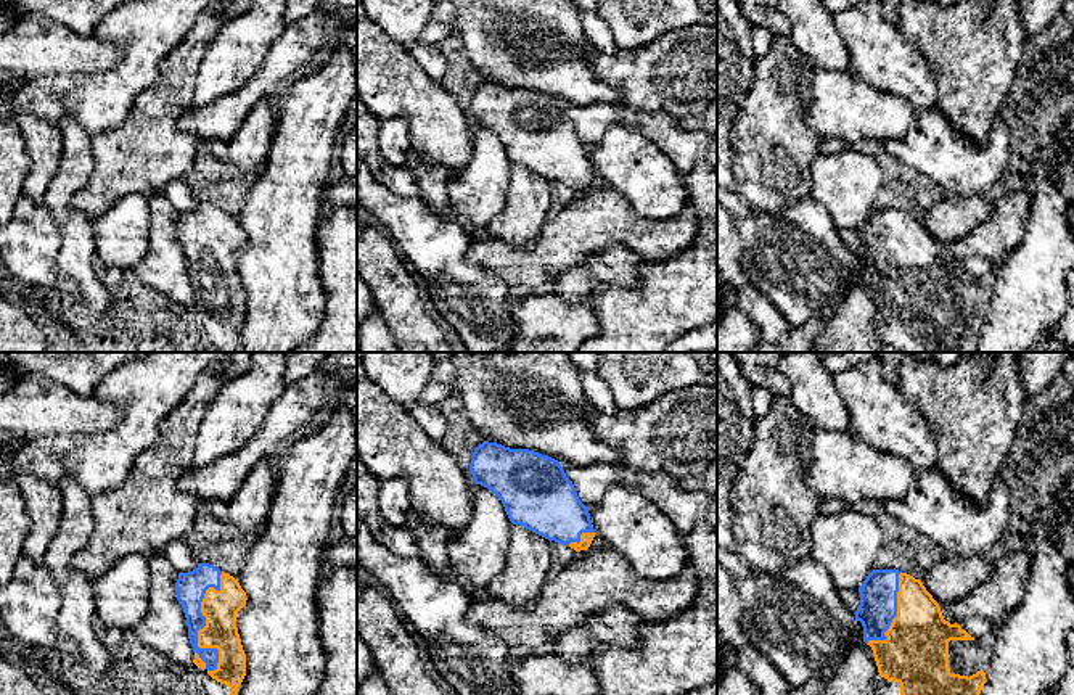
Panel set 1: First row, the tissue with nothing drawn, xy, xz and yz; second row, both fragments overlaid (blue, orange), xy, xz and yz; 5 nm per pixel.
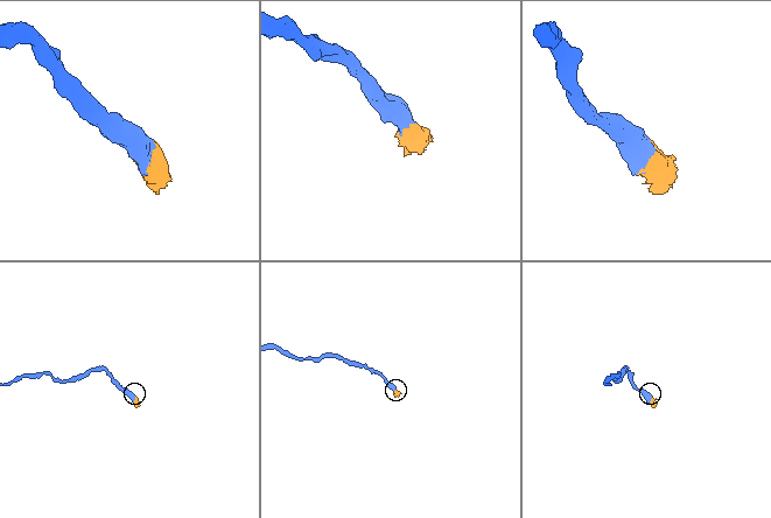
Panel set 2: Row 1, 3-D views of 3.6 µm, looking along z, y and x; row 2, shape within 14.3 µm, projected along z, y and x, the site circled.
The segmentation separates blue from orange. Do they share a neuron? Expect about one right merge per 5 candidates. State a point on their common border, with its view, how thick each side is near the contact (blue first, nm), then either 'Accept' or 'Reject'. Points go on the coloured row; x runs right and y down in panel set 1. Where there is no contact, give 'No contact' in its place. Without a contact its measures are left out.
Touches blue at xy (203, 626). Thickness 150 nm (blue) against 170 nm. Accept

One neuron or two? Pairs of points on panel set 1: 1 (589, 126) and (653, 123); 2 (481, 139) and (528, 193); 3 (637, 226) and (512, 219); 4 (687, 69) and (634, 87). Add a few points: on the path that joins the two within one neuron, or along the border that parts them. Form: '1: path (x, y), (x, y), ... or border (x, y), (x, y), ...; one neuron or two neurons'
1: path (605, 116), (637, 119); one neuron
2: border (513, 164), (508, 195), (502, 211); two neurons
3: border (549, 217), (542, 230), (531, 242), (515, 243); two neurons
4: path (674, 74), (647, 84); one neuron

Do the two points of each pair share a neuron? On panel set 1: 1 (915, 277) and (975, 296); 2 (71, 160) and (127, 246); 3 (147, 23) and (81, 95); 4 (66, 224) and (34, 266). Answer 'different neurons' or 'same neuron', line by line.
1: same neuron
2: different neurons
3: same neuron
4: different neurons

